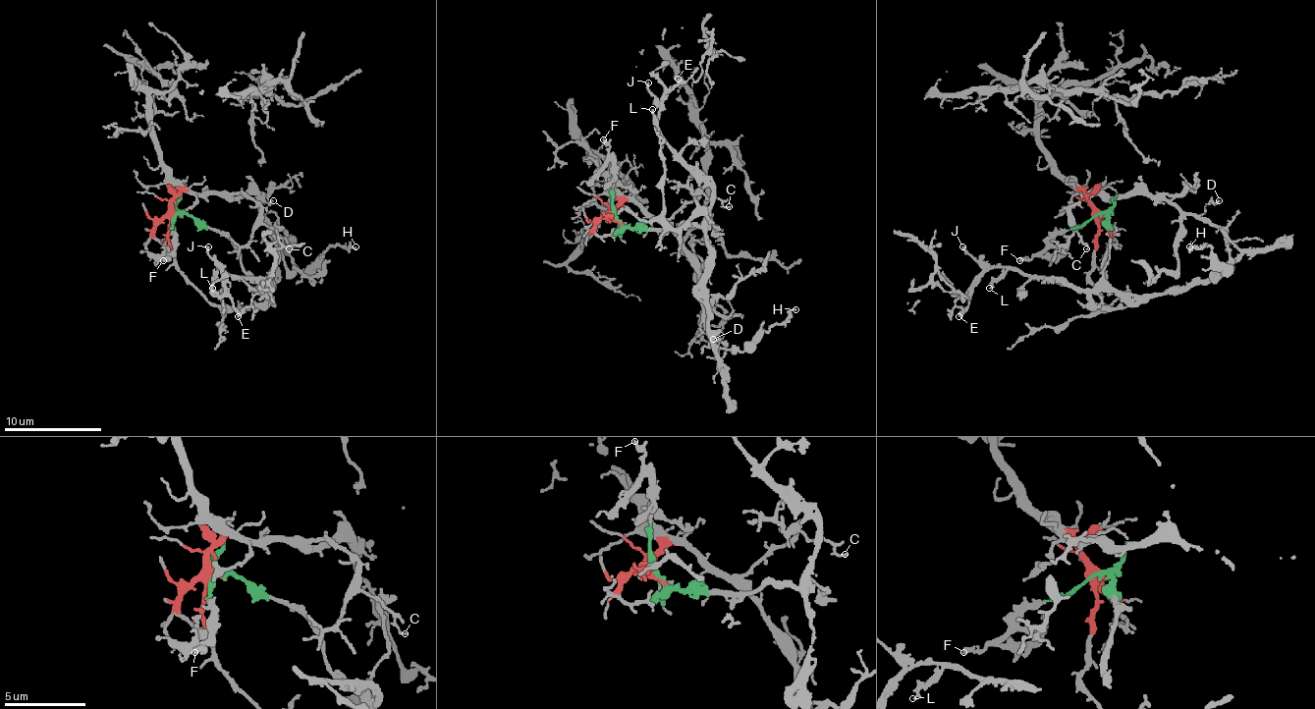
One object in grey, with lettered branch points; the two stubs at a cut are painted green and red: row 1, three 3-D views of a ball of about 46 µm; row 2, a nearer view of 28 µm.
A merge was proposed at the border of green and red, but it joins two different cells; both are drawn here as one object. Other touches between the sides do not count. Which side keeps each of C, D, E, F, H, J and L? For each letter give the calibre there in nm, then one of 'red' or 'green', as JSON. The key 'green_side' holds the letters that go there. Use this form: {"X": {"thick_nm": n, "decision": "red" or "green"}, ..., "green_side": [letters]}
{"C": {"thick_nm": 120, "decision": "red"}, "D": {"thick_nm": 120, "decision": "red"}, "E": {"thick_nm": 280, "decision": "green"}, "F": {"thick_nm": 280, "decision": "green"}, "H": {"thick_nm": 150, "decision": "red"}, "J": {"thick_nm": 190, "decision": "green"}, "L": {"thick_nm": 190, "decision": "green"}, "green_side": ["E", "F", "J", "L"]}

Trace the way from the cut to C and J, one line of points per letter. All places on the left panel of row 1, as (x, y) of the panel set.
C: (175, 214), (172, 202), (185, 190), (247, 194), (260, 207), (260, 219), (289, 248)
J: (177, 214), (191, 214), (218, 229), (231, 241), (241, 265), (272, 288), (221, 270), (208, 255), (208, 245)

